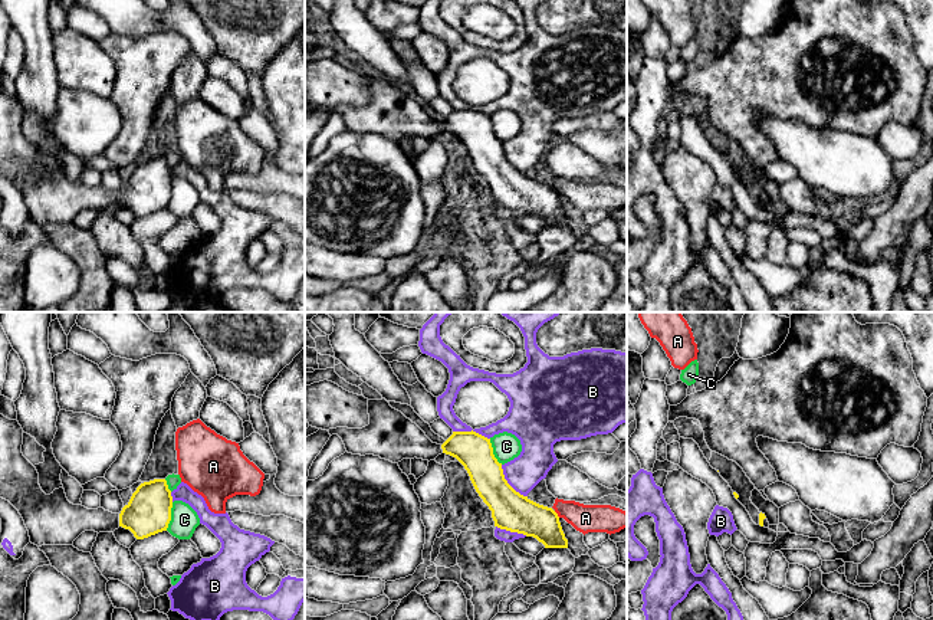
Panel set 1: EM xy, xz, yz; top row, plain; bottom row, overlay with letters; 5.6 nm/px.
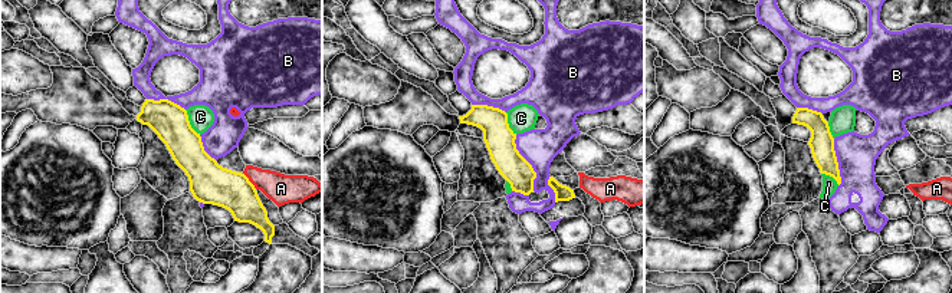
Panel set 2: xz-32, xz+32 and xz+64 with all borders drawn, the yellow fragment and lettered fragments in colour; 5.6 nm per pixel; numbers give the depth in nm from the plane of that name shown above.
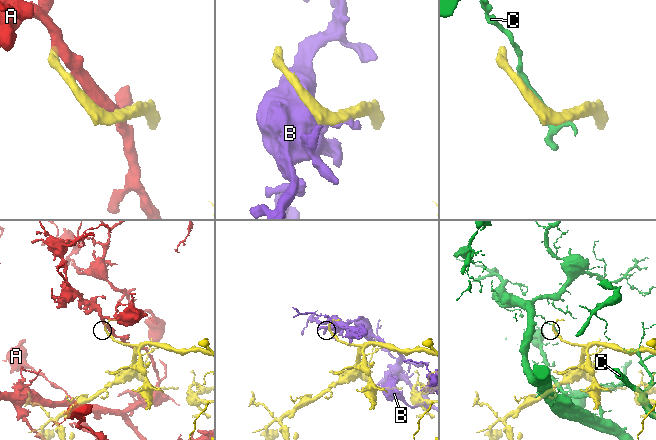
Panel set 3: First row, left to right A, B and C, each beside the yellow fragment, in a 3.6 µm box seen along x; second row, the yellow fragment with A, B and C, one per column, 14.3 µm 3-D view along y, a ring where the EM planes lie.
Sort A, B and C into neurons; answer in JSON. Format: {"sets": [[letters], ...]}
{"sets": [["A"], ["B"], ["C"]]}

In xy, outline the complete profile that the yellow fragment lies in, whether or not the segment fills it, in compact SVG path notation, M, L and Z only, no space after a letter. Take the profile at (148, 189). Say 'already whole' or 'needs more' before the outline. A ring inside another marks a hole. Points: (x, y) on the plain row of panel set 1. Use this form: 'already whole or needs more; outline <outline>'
needs more; outline M0 92L0 175L22 193L30 220L72 223L85 209L129 207L137 217L167 209L173 174L165 157L141 161L119 191L88 187L68 178L65 167L46 173L36 145L23 134L23 106L17 98Z

